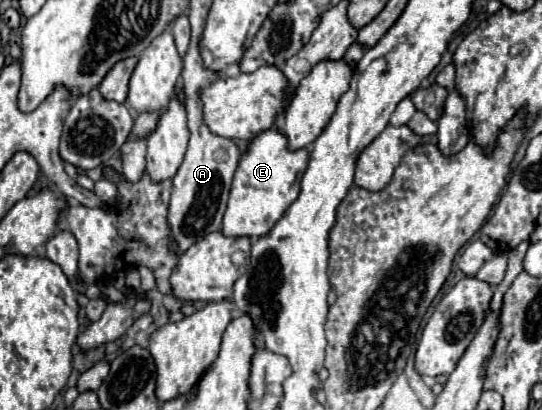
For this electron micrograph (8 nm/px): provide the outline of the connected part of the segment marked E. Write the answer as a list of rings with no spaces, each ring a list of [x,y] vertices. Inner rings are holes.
[[[266,129],[254,137],[248,153],[240,159],[234,173],[228,209],[222,223],[222,235],[226,237],[250,237],[258,239],[274,227],[274,223],[286,213],[290,203],[298,197],[300,179],[308,165],[308,151],[290,151],[286,137],[276,129]]]

